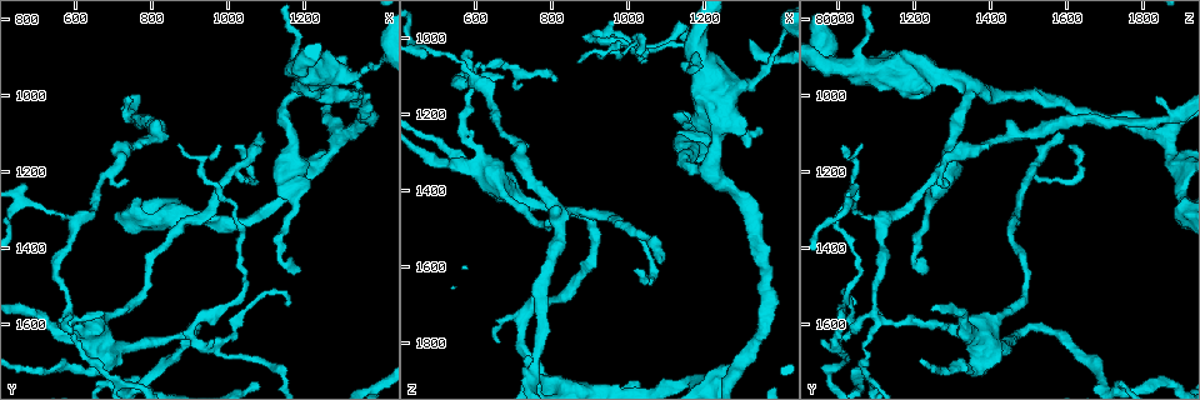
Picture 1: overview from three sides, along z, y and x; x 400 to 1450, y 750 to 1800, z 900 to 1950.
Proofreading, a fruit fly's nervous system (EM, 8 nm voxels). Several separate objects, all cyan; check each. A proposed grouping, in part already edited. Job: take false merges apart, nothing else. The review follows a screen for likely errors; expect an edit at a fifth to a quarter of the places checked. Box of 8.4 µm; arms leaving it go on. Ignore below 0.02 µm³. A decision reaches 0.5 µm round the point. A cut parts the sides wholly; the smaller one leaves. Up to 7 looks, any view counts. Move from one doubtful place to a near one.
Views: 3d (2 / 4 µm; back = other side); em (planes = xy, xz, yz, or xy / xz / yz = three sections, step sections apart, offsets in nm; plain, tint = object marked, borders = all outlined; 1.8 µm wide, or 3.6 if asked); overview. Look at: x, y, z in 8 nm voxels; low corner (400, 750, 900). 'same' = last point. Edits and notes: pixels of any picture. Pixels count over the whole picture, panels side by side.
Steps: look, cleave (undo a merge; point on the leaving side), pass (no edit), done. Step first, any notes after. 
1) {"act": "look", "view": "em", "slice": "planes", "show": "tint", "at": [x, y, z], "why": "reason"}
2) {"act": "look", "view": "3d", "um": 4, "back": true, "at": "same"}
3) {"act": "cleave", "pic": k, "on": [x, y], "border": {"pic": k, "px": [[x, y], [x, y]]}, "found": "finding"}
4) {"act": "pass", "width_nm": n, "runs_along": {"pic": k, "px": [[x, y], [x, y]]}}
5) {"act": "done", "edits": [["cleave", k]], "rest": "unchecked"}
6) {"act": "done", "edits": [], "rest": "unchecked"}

{"act": "look", "view": "3d", "um": 2, "back": true, "at": [590, 1590, 1120], "why": "side arm on a straight run"}

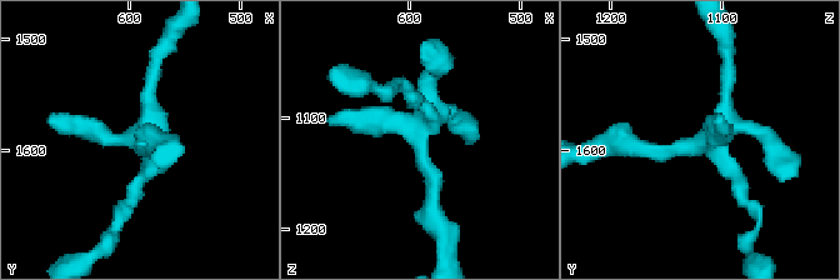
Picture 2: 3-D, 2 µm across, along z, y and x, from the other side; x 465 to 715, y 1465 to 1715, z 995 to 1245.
{"act": "look", "view": "em", "slice": "planes", "show": "borders", "at": [588, 1592, 1112], "why": "shape alone is not enough"}

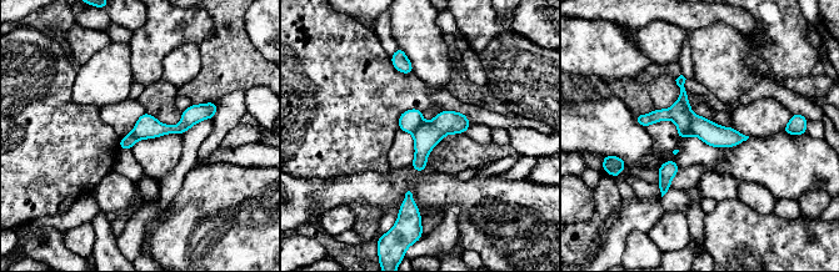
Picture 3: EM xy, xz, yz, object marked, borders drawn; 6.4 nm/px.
{"act": "cleave", "pic": 3, "on": [680, 112], "part_leaving": {"pic": 3, "px": [[682, 80], [683, 101], [670, 114], [638, 117]]}, "found": "two neurons meet here"}

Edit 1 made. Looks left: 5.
{"act": "look", "view": "3d", "um": 4, "at": [1135, 1730, 970], "why": "sharp bend"}

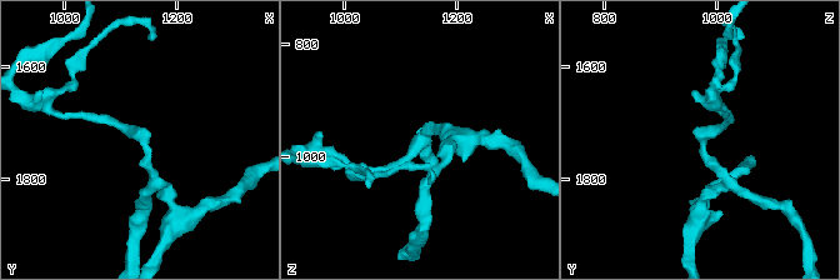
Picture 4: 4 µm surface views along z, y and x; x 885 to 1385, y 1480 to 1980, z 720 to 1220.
{"act": "look", "view": "em", "slice": "planes", "show": "plain", "at": [1140, 1735, 980]}

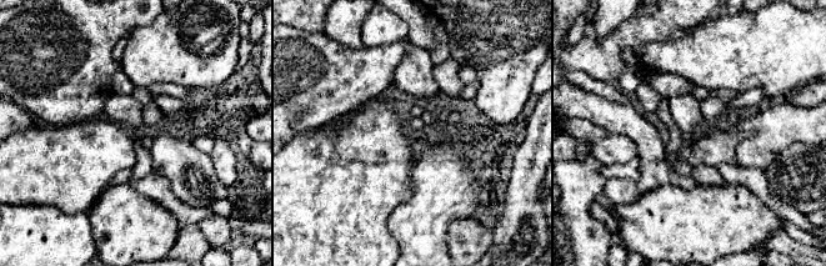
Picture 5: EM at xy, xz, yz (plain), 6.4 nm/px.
{"act": "look", "view": "em", "slice": "planes", "show": "tint", "at": "same"}

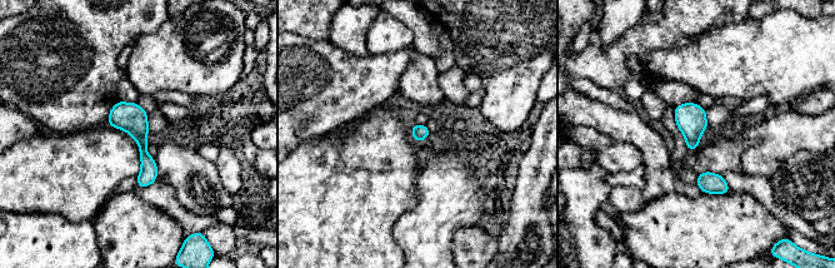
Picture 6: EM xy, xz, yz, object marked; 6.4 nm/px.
{"act": "pass", "runs_along": {"pic": 6, "px": [[120, 104], [139, 129], [145, 183]]}, "found": "all the same neuron"}

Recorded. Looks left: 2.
{"act": "done", "edits": [["cleave", 3]], "rest": "unchecked"}

